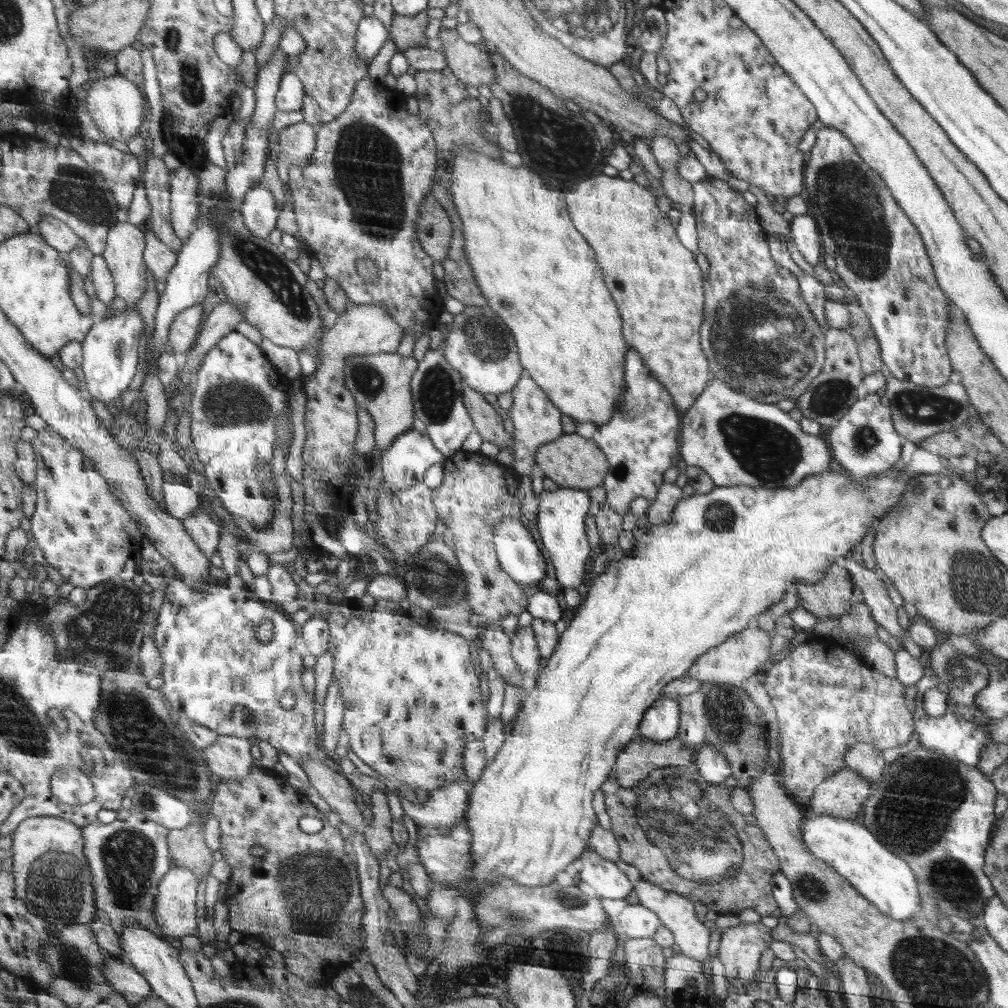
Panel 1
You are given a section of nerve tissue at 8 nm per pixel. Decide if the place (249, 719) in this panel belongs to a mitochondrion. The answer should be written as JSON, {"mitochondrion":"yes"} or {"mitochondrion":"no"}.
{"mitochondrion":"no"}

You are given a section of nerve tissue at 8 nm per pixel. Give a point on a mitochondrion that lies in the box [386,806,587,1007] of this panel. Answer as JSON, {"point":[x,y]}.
{"point":[518,919]}

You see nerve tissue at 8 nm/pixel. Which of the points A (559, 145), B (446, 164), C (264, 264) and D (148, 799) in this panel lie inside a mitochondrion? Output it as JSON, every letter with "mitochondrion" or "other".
{"A":"mitochondrion","B":"other","C":"mitochondrion","D":"mitochondrion"}

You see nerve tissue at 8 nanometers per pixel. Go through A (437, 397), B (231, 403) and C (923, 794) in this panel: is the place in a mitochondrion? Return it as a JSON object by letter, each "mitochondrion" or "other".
{"A":"mitochondrion","B":"mitochondrion","C":"mitochondrion"}

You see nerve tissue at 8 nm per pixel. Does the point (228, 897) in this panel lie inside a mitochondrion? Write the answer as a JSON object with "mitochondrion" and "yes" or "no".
{"mitochondrion":"no"}

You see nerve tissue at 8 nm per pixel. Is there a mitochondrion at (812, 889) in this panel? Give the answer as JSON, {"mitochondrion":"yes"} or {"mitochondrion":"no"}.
{"mitochondrion":"yes"}

